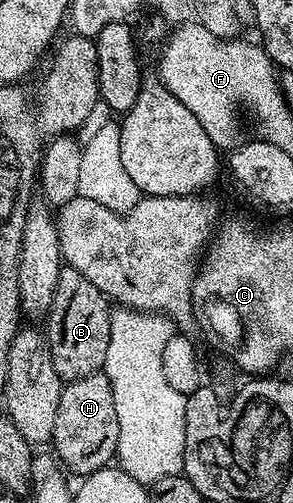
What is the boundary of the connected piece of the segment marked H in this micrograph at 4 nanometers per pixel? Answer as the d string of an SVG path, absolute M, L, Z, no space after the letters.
M98 372L64 383L51 439L51 447L58 460L76 476L94 474L116 459L118 444L119 416L115 416L115 396L106 374Z

